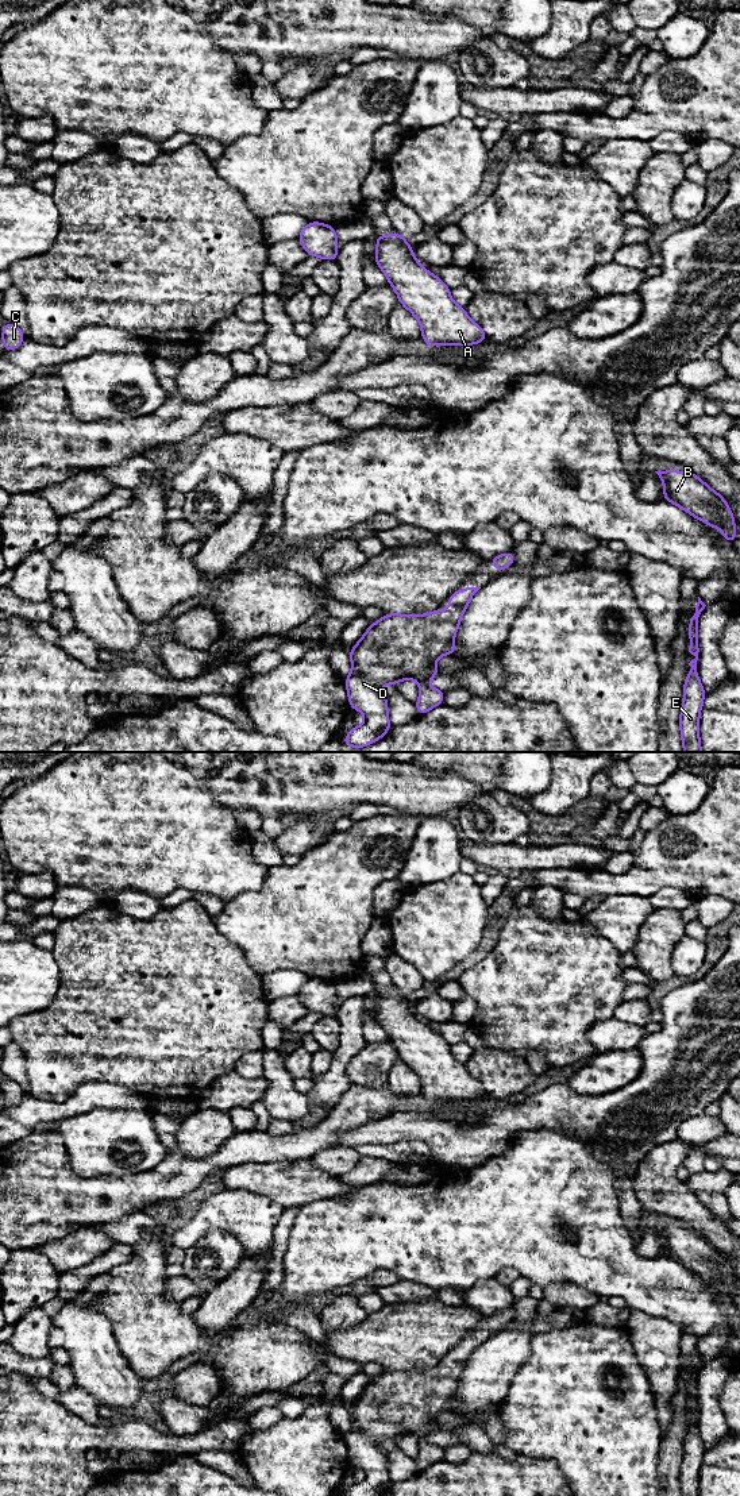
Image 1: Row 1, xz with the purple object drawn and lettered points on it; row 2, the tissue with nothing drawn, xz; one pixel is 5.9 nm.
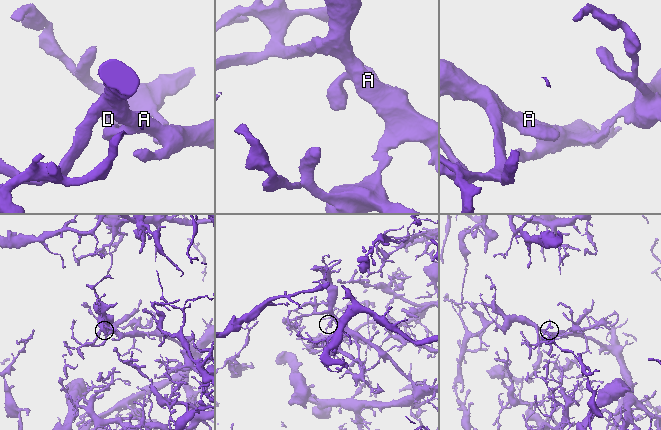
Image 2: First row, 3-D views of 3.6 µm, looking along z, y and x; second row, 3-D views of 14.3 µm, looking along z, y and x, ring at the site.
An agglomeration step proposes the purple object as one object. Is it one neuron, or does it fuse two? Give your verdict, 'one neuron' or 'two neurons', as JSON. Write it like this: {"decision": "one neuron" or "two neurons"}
{"decision": "one neuron"}

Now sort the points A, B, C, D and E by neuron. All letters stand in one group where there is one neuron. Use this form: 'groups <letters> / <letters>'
groups A B C D E

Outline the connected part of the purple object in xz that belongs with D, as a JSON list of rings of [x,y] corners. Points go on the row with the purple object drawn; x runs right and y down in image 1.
[[[466,587],[456,590],[448,597],[450,614],[440,606],[428,614],[397,614],[386,613],[381,620],[369,625],[361,640],[348,652],[351,659],[351,674],[344,678],[351,710],[359,710],[366,721],[355,725],[340,741],[354,749],[370,745],[382,739],[392,728],[388,713],[388,697],[379,691],[381,685],[397,685],[404,679],[415,679],[419,683],[420,697],[415,702],[417,716],[425,714],[435,706],[443,705],[444,690],[429,687],[431,678],[440,675],[435,663],[443,655],[455,656],[454,637],[458,632],[460,618],[466,612],[473,595],[481,587]]]

